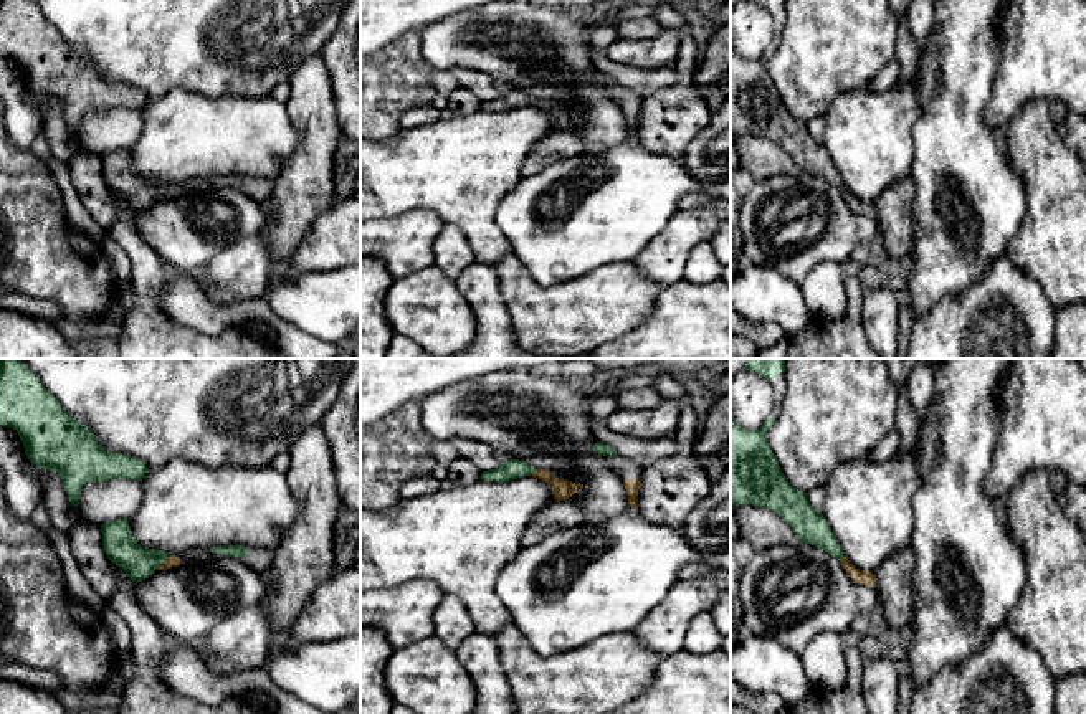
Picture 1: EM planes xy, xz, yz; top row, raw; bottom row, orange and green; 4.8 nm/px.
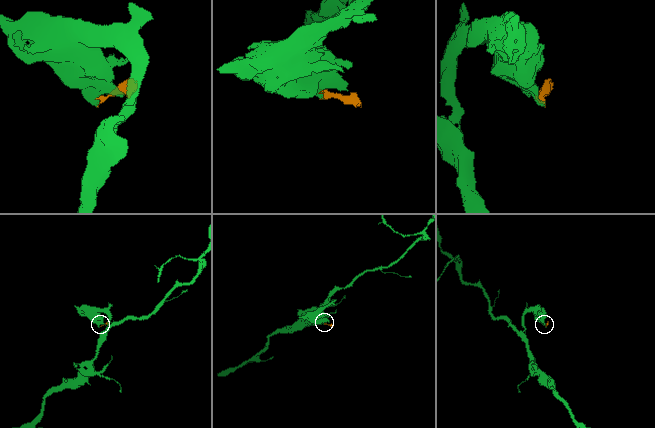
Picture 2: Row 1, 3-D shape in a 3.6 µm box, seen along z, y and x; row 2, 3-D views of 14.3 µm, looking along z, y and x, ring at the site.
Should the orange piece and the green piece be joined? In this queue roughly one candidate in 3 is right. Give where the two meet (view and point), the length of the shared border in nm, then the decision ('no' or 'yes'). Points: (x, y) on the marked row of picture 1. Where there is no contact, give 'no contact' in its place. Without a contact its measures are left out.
contact xy (166, 562); length 110 nm; yes

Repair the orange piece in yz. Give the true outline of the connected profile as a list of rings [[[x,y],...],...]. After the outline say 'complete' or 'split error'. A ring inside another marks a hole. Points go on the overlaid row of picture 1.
[[[731,410],[731,504],[736,507],[752,504],[779,514],[793,529],[800,542],[836,557],[855,583],[876,587],[876,574],[860,570],[848,560],[825,516],[810,506],[807,493],[795,489],[787,481],[767,440],[767,431],[774,423],[775,418],[770,416],[760,430],[749,431],[734,420]]] | split error

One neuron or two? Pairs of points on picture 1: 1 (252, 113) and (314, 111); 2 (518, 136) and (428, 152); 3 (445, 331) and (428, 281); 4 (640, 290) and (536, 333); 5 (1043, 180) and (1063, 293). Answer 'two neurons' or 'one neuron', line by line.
1: two neurons
2: one neuron
3: one neuron
4: one neuron
5: one neuron

